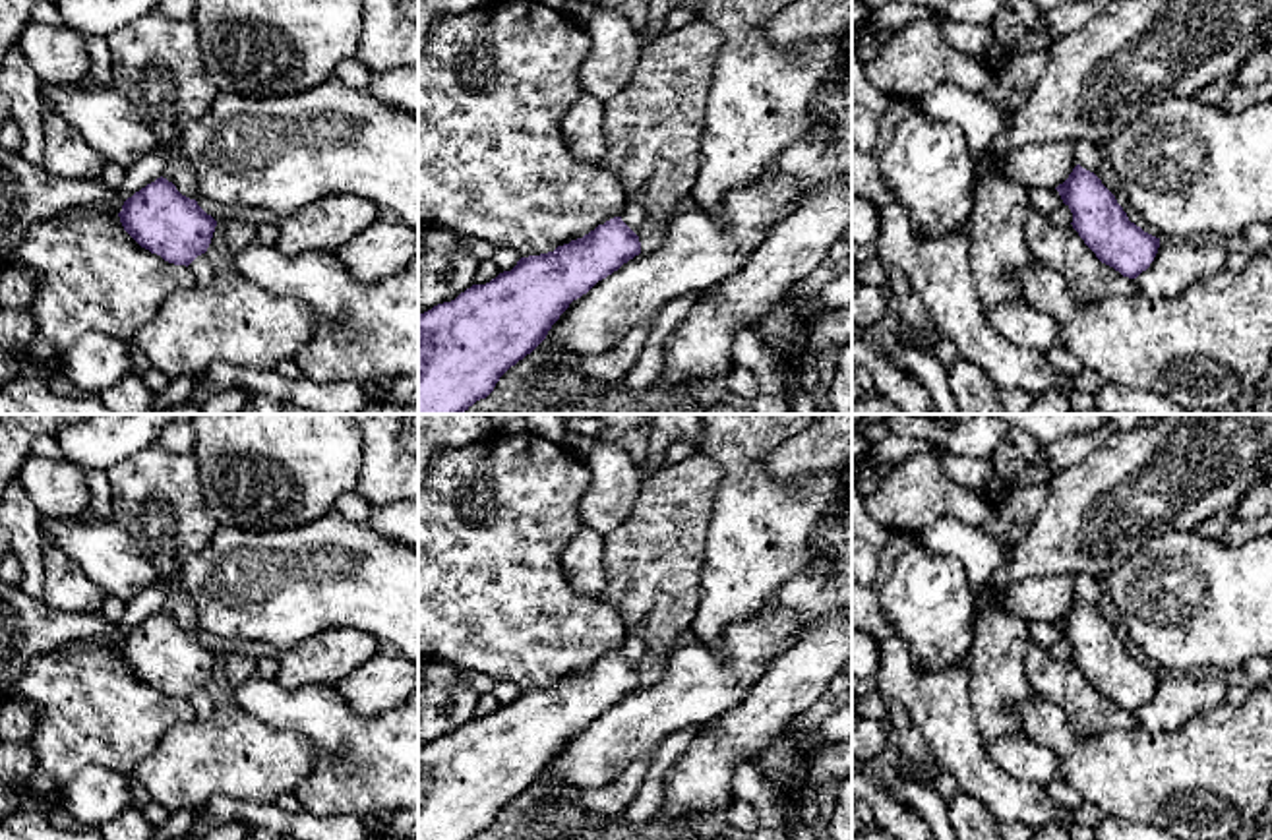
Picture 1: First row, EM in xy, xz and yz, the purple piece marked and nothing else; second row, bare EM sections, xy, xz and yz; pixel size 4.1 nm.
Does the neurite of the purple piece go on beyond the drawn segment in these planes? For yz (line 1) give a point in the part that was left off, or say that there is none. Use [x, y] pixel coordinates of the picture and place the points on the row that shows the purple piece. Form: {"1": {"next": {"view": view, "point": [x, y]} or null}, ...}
{"1": {"next": null}}

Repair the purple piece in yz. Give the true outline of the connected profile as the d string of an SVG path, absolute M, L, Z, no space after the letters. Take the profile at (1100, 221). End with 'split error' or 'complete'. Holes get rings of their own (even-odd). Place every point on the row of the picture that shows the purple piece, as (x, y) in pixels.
M1076 165L1055 190L1073 213L1073 228L1102 263L1129 279L1136 279L1150 267L1160 238L1131 223L1094 172Z | complete

